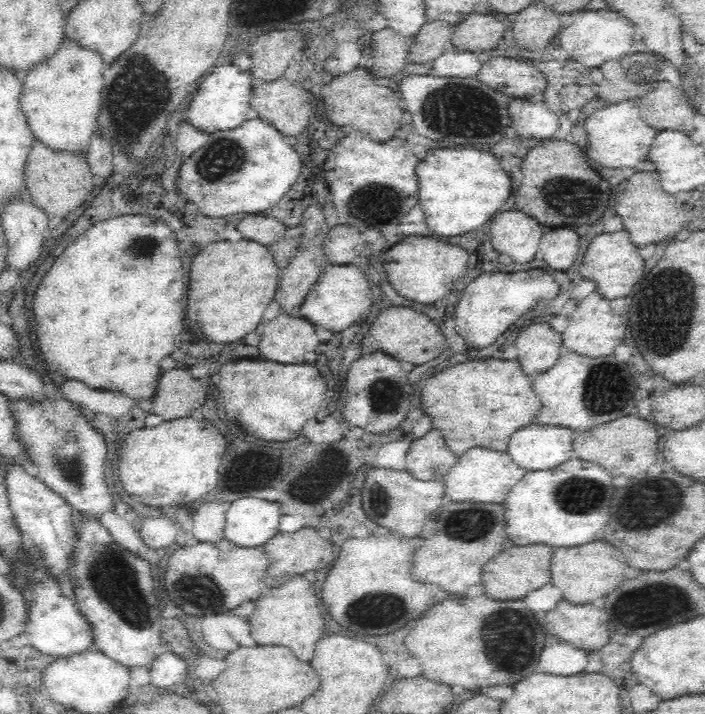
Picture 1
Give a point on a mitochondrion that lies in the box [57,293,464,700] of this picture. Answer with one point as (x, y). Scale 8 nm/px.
(110, 578)

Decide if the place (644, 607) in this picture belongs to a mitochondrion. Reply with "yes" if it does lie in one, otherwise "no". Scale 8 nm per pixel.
yes

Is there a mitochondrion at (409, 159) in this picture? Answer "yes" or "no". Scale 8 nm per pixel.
no

